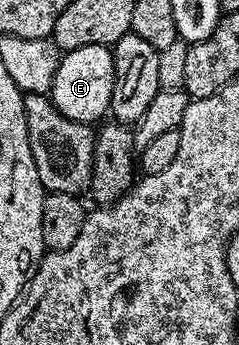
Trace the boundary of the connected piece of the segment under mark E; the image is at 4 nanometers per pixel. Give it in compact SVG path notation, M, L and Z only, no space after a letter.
M108 45L81 46L60 59L49 99L63 116L82 124L94 125L95 120L110 113L116 79L117 57Z

